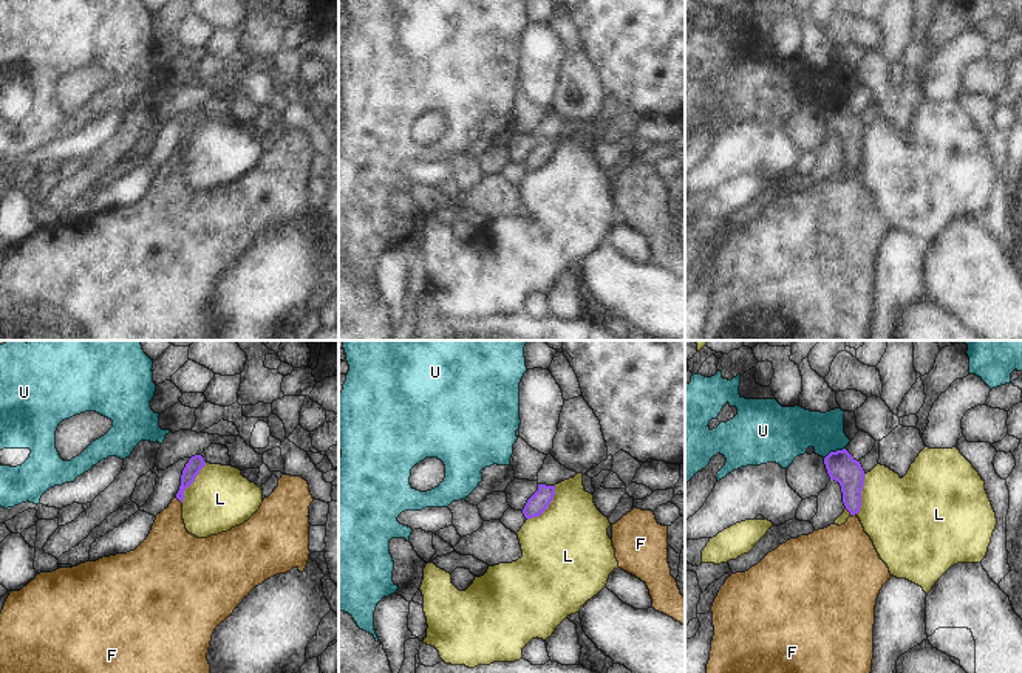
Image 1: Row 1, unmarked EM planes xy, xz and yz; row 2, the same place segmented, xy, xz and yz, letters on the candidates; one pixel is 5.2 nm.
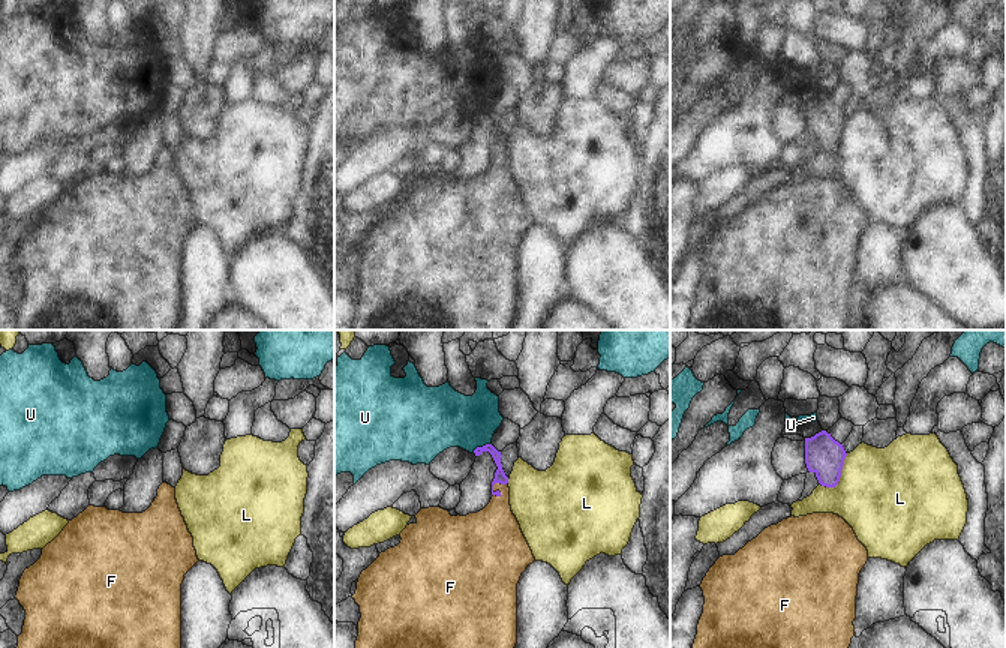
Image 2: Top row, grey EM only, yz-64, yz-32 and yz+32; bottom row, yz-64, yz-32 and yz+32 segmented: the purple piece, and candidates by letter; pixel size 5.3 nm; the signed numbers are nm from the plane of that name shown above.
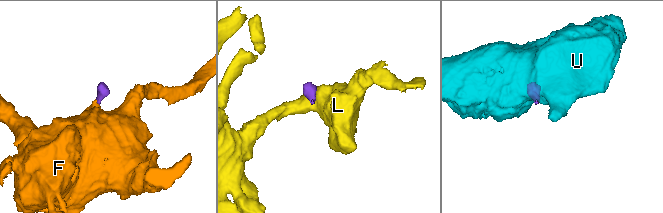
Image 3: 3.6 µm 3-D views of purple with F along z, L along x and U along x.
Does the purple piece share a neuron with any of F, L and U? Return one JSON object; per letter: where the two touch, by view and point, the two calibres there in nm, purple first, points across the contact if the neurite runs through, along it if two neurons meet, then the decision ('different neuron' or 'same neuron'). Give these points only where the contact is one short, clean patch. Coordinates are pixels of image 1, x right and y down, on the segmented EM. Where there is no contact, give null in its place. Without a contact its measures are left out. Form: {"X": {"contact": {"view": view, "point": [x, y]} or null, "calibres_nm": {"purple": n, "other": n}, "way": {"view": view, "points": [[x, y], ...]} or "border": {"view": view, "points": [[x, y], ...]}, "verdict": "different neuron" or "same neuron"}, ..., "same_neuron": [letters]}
{"F": {"contact": {"view": "xy", "point": [178, 498]}, "calibres_nm": {"purple": 80, "other": 240}, "way": {"view": "xy", "points": [[195, 463], [178, 498], [169, 523], [169, 545]]}, "verdict": "same neuron"}, "L": {"contact": {"view": "yz", "point": [860, 497]}, "calibres_nm": {"purple": 150, "other": 400}, "border": {"view": "yz", "points": [[866, 474], [861, 506], [851, 515]]}, "verdict": "different neuron"}, "U": {"contact": {"view": "yz", "point": [834, 452]}, "calibres_nm": {"purple": 150, "other": 240}, "border": {"view": "yz", "points": [[844, 447], [831, 452], [824, 458]]}, "verdict": "different neuron"}, "same_neuron": ["F"]}

